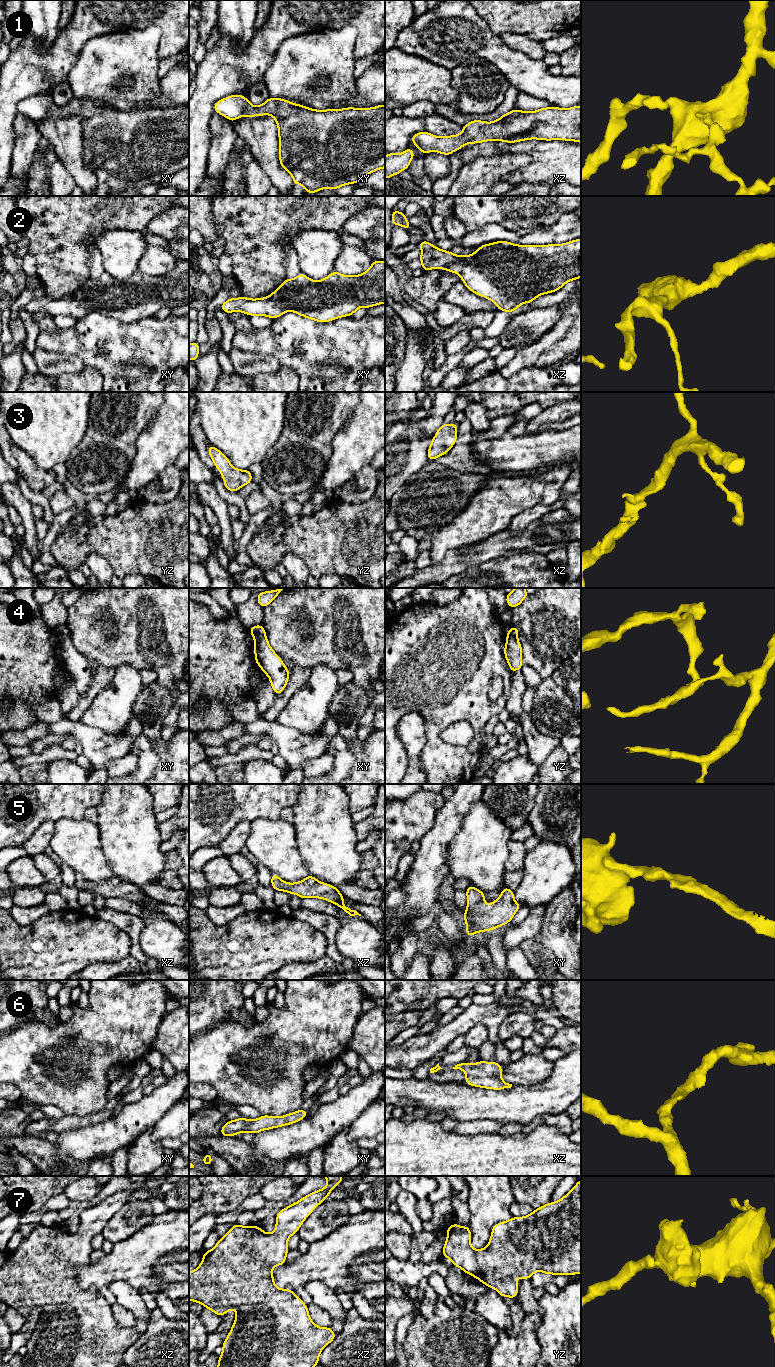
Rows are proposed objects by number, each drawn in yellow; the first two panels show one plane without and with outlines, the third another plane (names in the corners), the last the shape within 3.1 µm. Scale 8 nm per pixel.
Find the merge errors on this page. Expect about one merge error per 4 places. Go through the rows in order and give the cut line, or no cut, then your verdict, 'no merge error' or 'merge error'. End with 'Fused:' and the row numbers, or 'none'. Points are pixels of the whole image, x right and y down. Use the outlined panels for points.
1: cut none; no merge error
2: cut none; no merge error
3: cut none; no merge error
4: cut xy (265, 635), (256, 641); merge error
5: cut none; no merge error
6: cut none; no merge error
7: cut none; no merge error
Fused: 4

